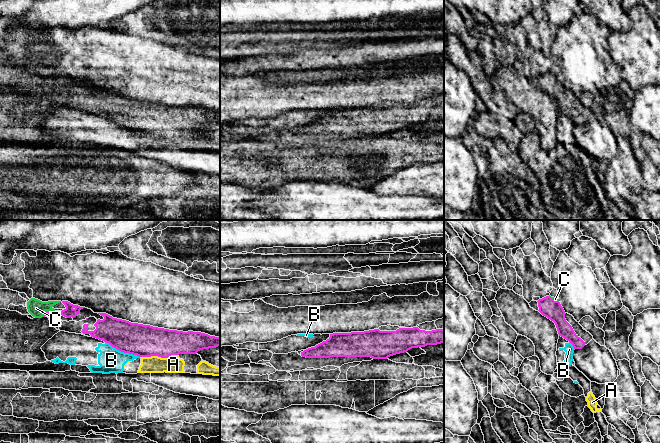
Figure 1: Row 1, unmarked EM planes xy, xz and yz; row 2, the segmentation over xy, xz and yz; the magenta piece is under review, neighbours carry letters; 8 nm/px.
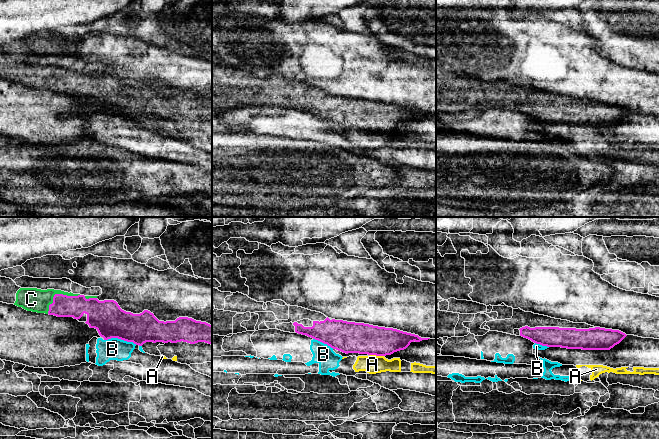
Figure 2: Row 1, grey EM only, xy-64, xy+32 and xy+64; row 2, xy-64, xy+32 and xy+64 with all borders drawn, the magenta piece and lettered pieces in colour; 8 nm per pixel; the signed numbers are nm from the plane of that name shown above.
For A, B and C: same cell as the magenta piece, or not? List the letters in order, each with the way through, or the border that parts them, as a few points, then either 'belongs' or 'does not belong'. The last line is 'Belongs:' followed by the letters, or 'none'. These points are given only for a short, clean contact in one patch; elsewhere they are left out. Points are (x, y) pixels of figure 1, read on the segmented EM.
A: along xy (177, 354), (171, 354), (167, 357), (141, 357) | does not belong
B: does not belong
C: belongs
Belongs: C

